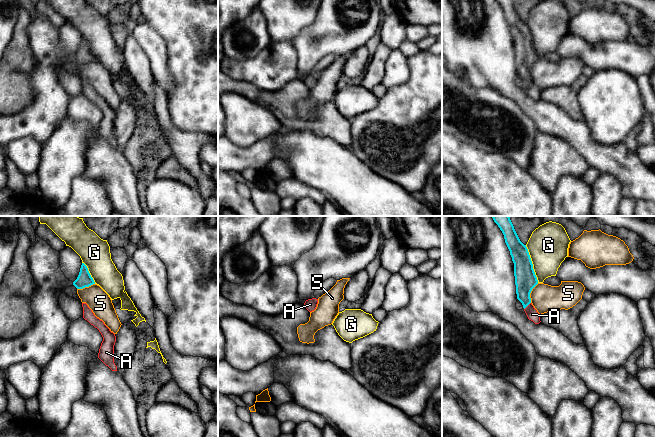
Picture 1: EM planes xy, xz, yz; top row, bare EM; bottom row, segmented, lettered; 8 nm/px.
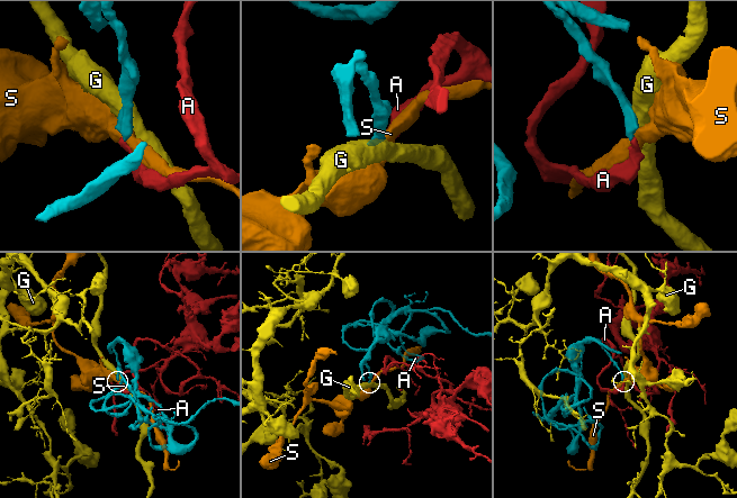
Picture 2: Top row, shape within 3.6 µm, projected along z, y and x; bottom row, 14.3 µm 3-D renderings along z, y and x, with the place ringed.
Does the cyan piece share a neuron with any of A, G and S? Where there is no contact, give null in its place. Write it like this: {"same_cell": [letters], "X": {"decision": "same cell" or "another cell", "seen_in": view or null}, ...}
{"same_cell": ["A"], "A": {"decision": "same cell", "seen_in": "yz"}, "G": {"decision": "another cell", "seen_in": "yz"}, "S": {"decision": "another cell", "seen_in": "yz"}}

